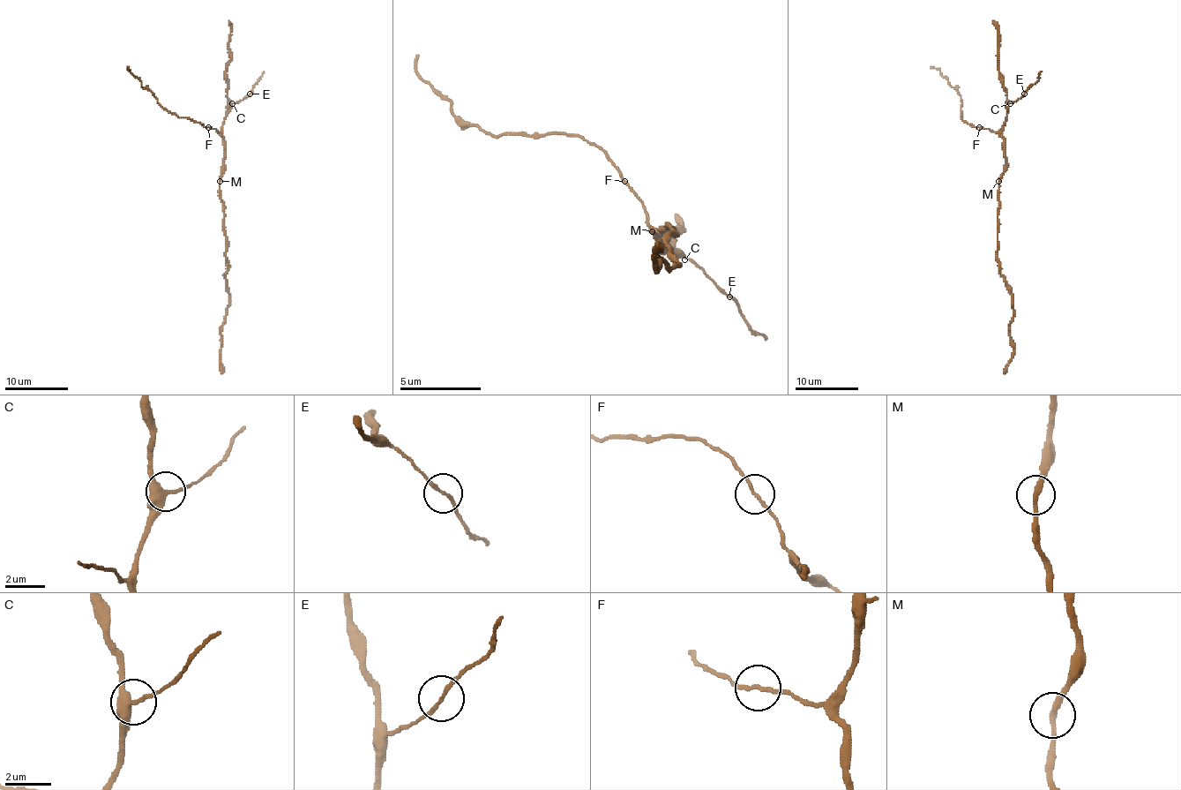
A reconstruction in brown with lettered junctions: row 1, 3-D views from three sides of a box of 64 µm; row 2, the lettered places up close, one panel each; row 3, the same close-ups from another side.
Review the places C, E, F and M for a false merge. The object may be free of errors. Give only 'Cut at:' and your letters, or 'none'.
Cut at: none

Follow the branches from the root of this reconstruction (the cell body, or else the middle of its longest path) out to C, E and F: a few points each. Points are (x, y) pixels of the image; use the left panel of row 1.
C: (220, 181), (224, 163), (222, 122), (232, 103)
E: (220, 181), (224, 163), (222, 122), (226, 111), (250, 94)
F: (220, 181), (224, 138), (214, 129), (208, 127)

